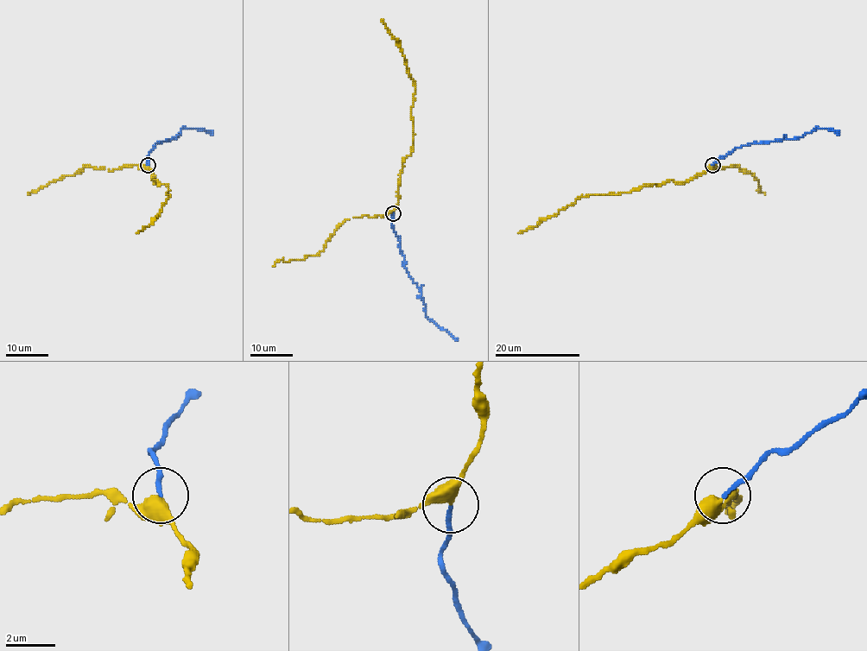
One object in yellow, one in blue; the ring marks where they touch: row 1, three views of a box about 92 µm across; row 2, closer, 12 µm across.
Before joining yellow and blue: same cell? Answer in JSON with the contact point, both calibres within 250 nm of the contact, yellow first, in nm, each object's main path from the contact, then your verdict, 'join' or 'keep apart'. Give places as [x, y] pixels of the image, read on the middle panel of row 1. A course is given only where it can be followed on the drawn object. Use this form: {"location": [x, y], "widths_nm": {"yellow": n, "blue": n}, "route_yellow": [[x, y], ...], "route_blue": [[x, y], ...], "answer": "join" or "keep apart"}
{"location": [393, 213], "widths_nm": {"yellow": 400, "blue": 160}, "route_yellow": [[393, 213], [398, 201], [402, 160], [411, 152], [414, 81], [407, 72], [406, 60], [398, 42], [382, 20]], "route_blue": [[393, 213], [392, 227], [398, 237], [405, 268], [420, 288], [425, 314], [457, 341]], "answer": "join"}

